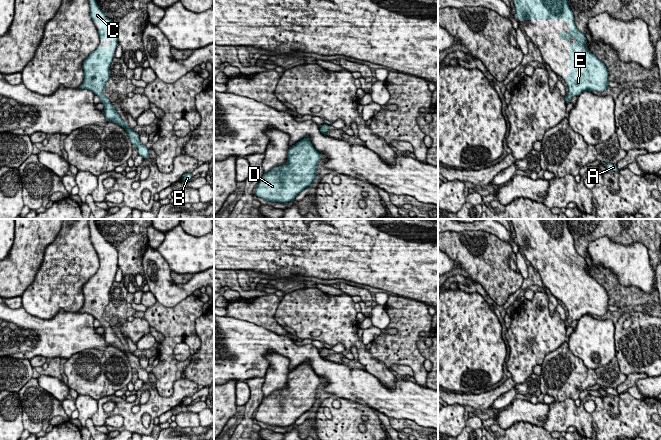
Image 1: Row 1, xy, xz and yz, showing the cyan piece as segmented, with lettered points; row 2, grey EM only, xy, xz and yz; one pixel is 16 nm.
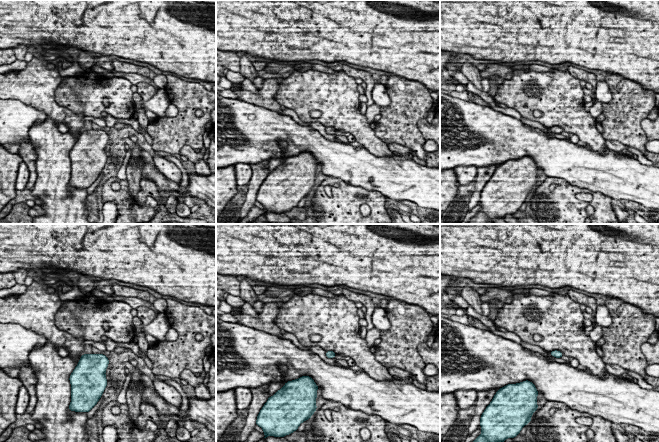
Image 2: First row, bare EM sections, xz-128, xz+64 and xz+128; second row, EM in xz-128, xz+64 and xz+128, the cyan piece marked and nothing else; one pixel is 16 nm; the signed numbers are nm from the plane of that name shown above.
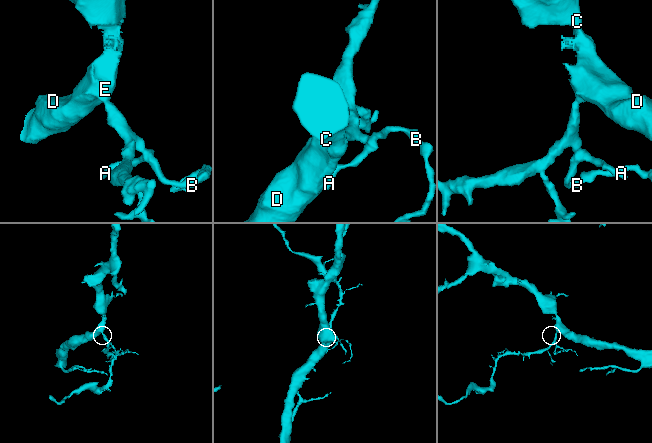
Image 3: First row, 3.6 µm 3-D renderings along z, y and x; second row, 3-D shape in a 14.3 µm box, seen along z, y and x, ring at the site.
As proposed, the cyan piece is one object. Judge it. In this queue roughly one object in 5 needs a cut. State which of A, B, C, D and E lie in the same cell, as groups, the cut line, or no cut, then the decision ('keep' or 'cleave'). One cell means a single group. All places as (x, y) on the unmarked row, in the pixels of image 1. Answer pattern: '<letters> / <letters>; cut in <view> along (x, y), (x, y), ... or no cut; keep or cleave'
A B C D E; no cut; keep

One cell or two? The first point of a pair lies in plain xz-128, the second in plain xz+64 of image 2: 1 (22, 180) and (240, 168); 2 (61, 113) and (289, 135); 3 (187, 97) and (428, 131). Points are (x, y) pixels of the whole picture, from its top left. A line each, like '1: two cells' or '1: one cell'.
1: one cell
2: two cells
3: two cells

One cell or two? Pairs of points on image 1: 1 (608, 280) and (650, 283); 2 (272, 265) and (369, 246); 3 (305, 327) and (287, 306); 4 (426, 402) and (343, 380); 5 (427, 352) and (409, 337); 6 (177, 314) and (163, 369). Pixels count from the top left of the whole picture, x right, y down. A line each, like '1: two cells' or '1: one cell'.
1: two cells
2: one cell
3: one cell
4: one cell
5: two cells
6: one cell

